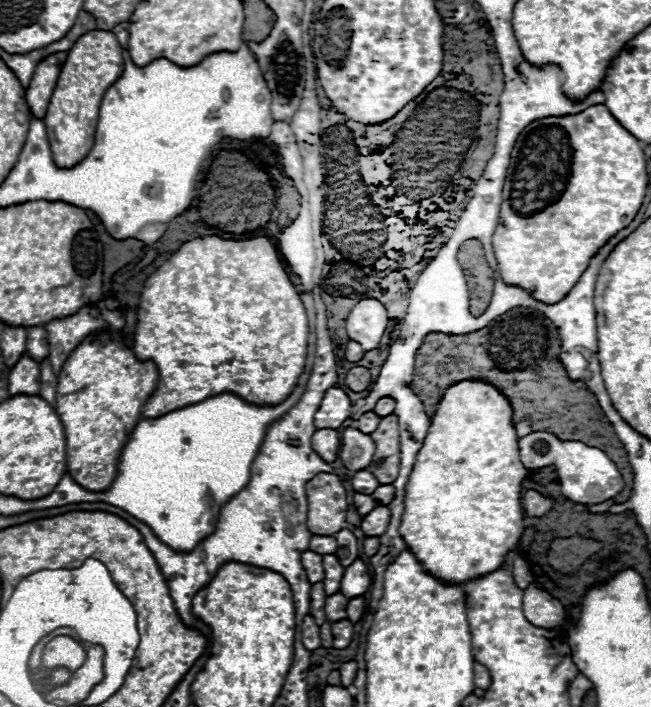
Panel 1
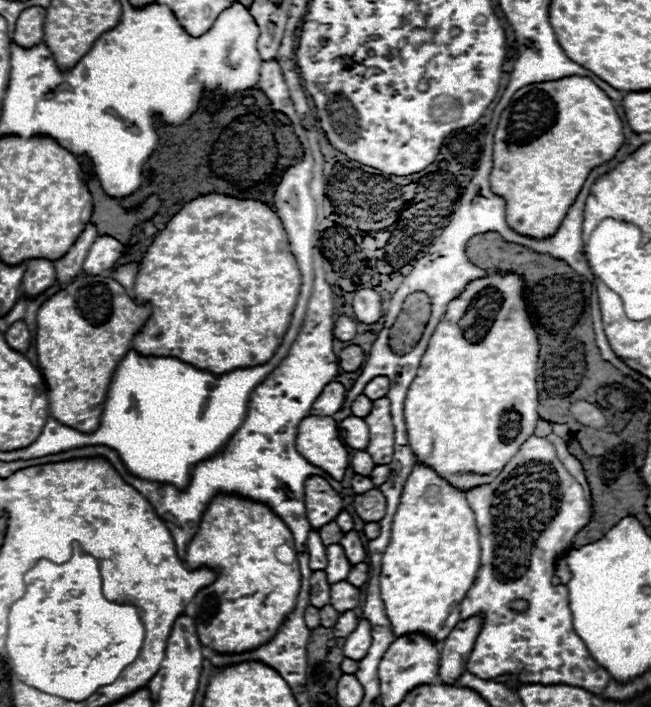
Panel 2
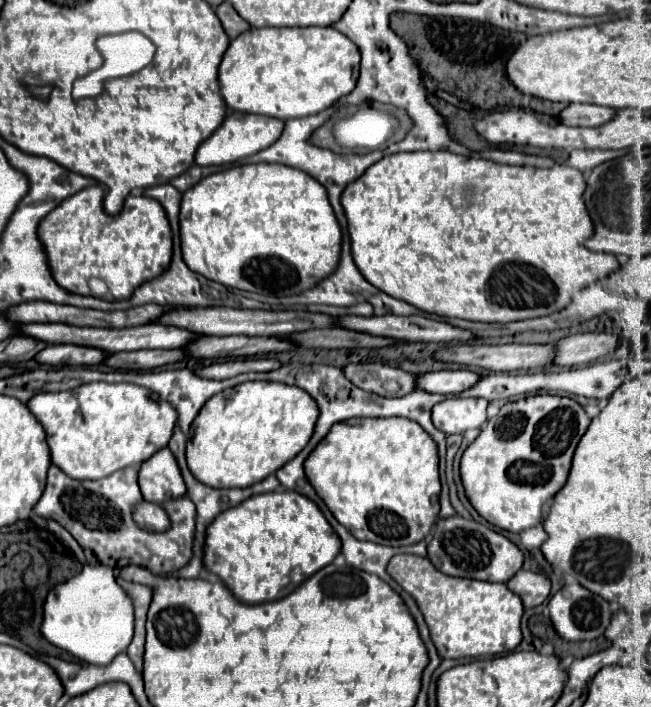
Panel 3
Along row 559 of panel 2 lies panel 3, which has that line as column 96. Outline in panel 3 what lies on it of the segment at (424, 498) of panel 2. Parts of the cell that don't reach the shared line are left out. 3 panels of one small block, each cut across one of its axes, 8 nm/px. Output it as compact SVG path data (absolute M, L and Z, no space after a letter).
M96 382L82 384L80 388L68 392L46 392L34 396L28 402L28 408L46 430L52 464L56 464L70 478L78 480L98 480L120 468L140 466L144 460L148 460L148 456L168 446L176 426L176 408L168 406L166 400L152 400L150 392L136 384Z

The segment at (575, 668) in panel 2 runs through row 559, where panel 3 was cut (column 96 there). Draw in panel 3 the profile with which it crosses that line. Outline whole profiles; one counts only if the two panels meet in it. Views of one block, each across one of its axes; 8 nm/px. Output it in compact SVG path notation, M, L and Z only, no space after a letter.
M128 466L100 480L74 480L60 468L48 470L48 484L34 506L34 512L42 518L52 518L62 524L80 546L90 548L98 562L110 568L122 568L128 564L144 566L152 574L172 574L184 568L192 560L194 532L196 532L196 507L189 498L178 498L164 504L164 510L172 520L166 532L144 532L132 518L136 504L142 502L140 486L136 480L136 466Z

